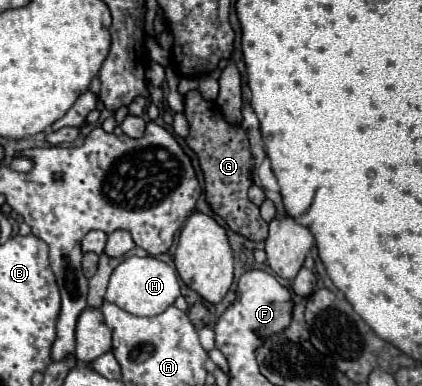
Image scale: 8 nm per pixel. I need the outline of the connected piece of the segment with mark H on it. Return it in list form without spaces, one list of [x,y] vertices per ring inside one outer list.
[[[137,255],[127,257],[113,269],[105,293],[105,299],[109,303],[119,305],[121,309],[133,315],[159,315],[169,305],[173,305],[177,297],[179,297],[179,281],[175,269],[169,267],[165,261],[159,261],[157,257],[137,257]]]

